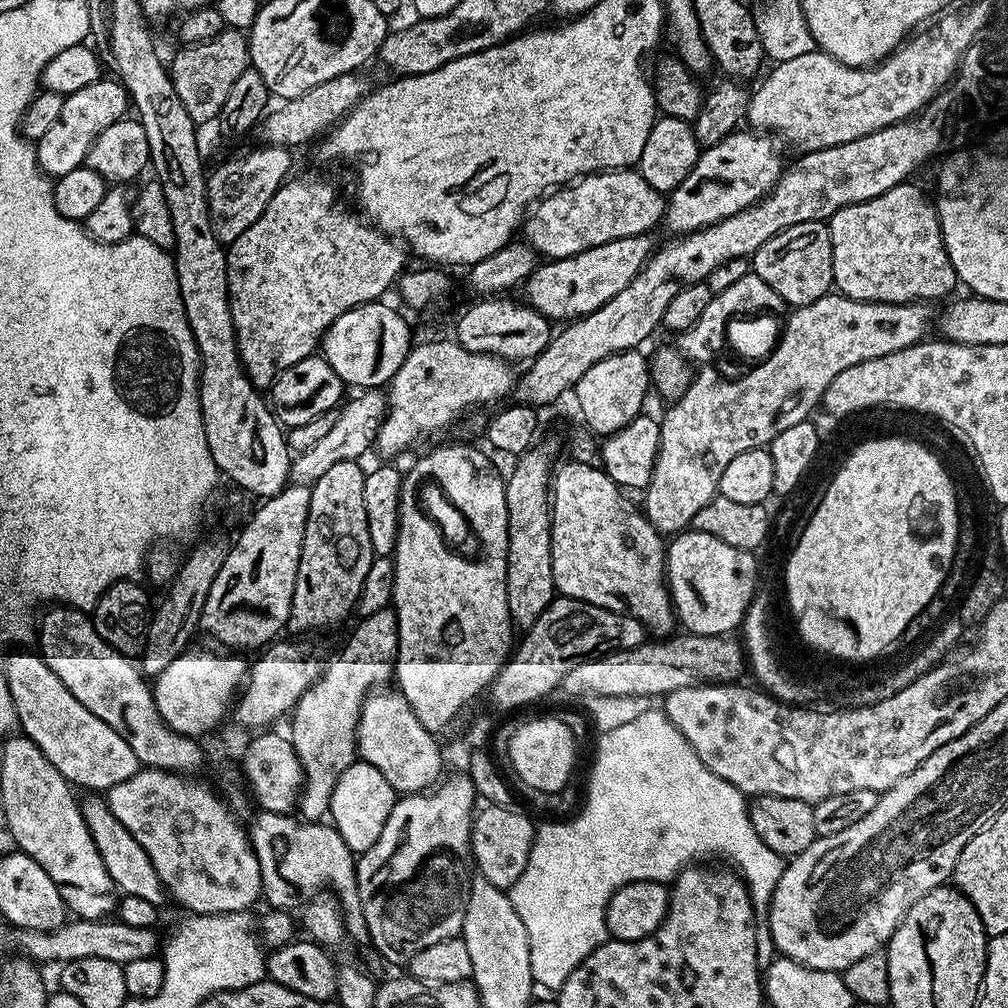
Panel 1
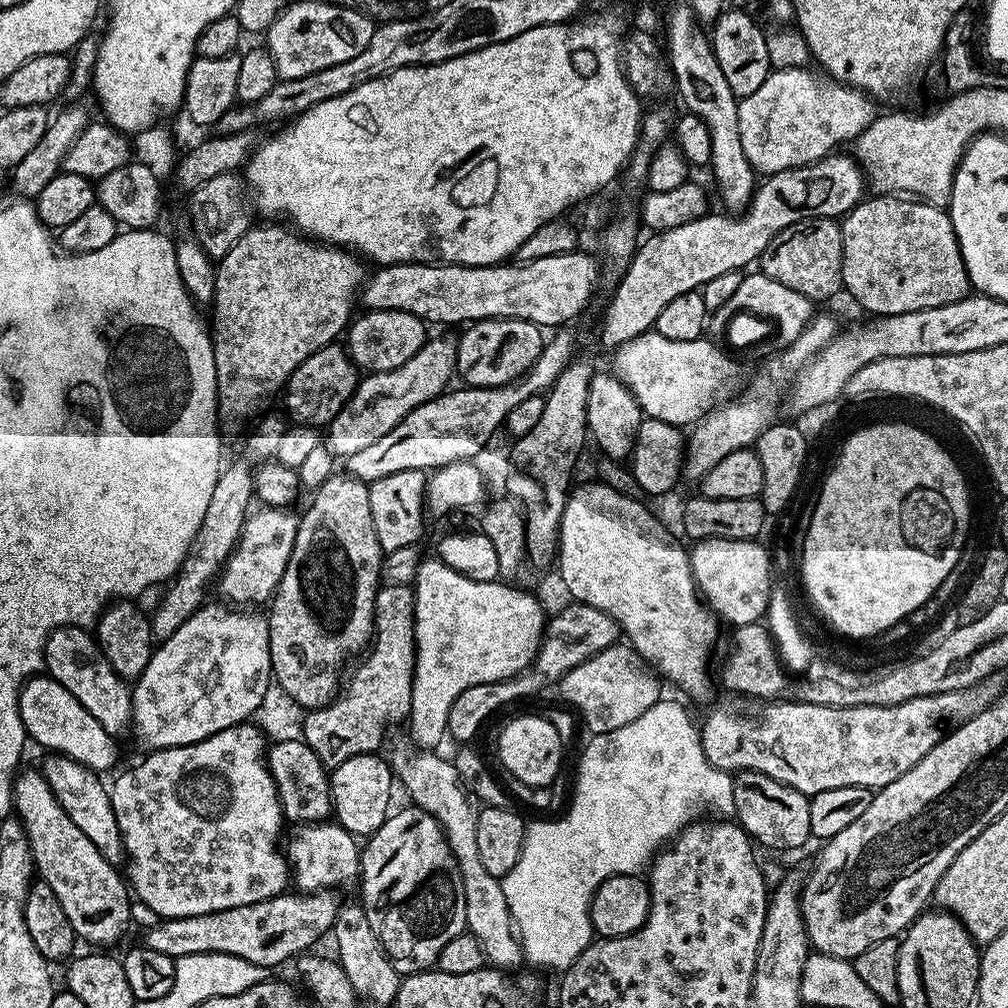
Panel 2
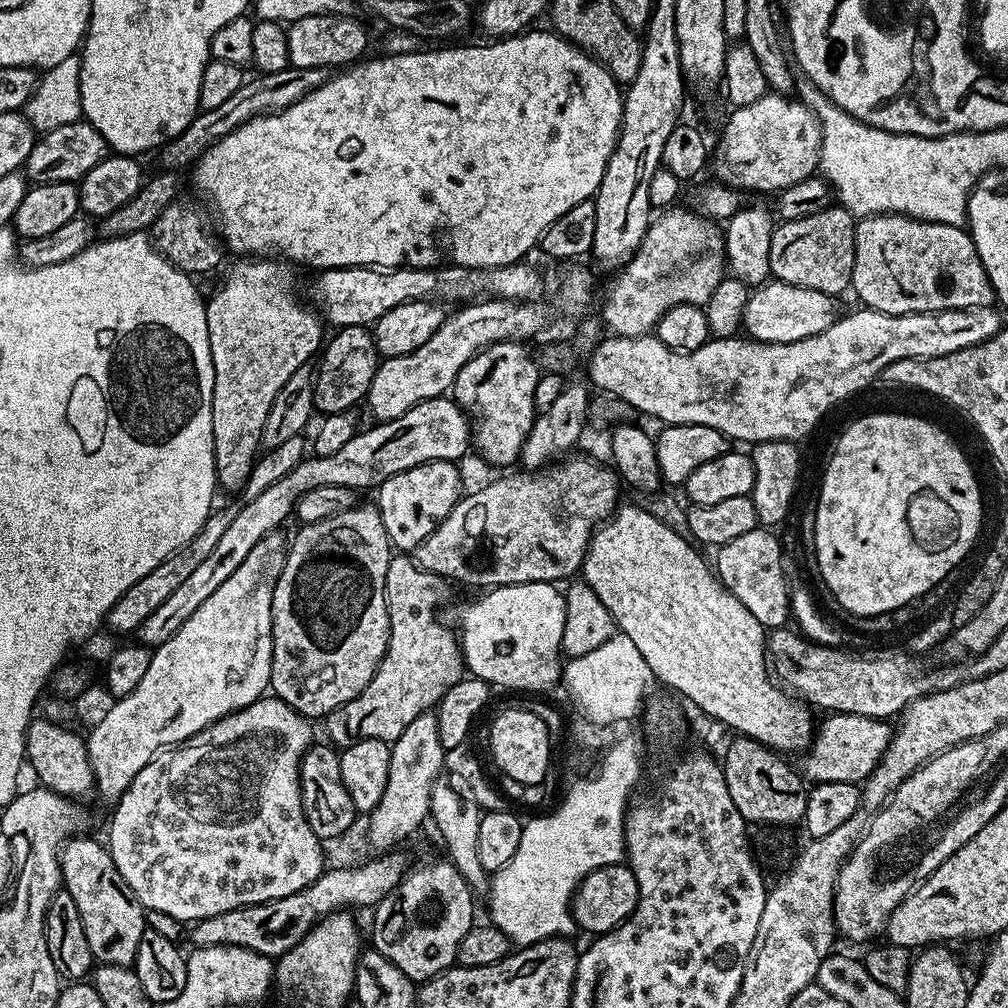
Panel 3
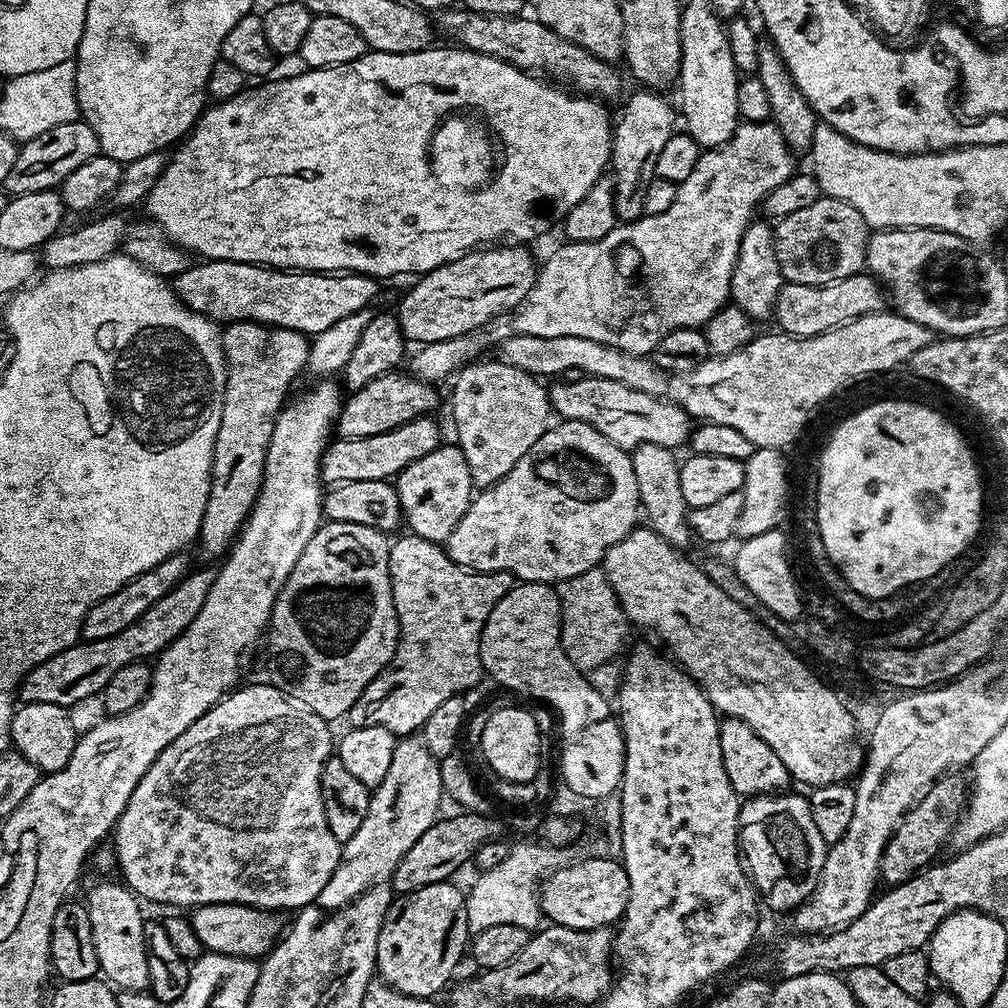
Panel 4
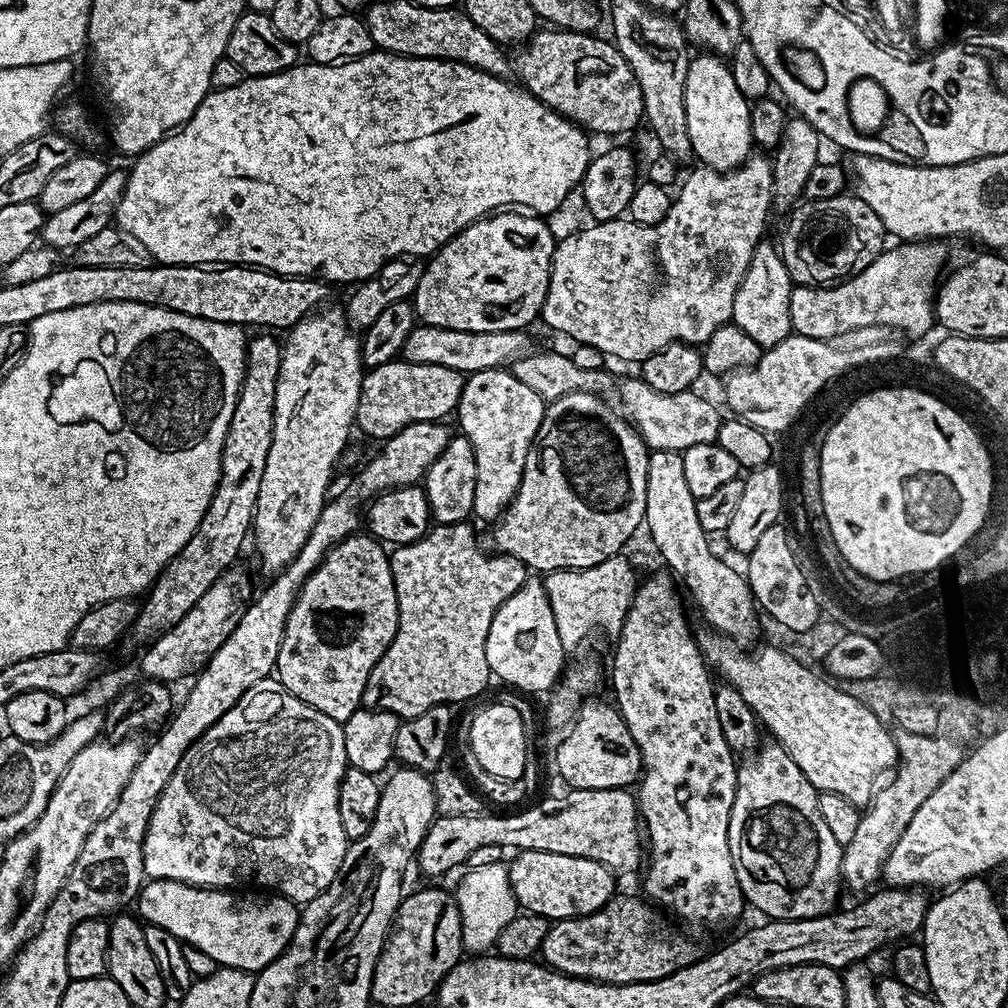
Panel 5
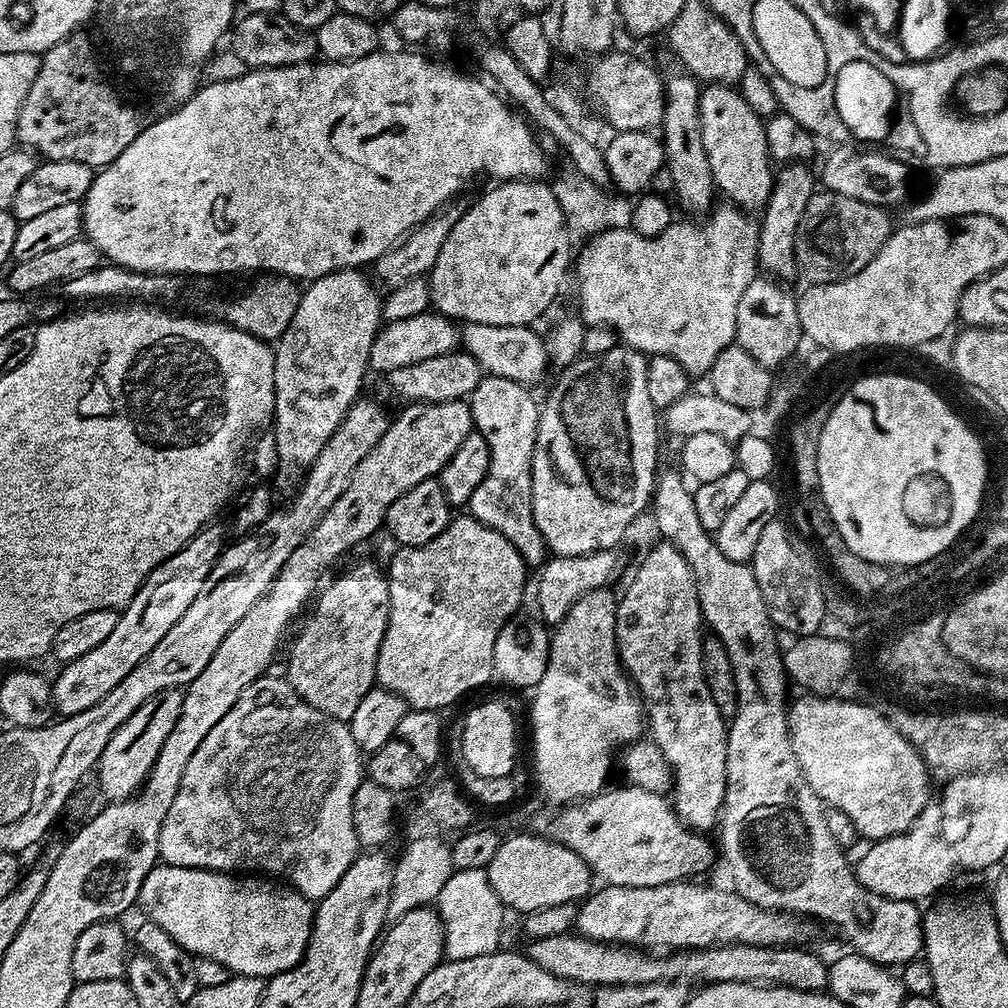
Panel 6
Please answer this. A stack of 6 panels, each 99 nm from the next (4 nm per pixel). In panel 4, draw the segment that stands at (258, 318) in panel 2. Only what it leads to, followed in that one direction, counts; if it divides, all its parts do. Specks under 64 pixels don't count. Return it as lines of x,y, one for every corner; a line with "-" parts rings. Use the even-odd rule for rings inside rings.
253,320
229,323
223,329
222,339
226,366
222,422
218,422
212,451
210,494
198,537
198,545
206,555
220,557
236,543
248,523
252,507
256,505
276,419
289,399
288,387
295,382
300,371
305,371
310,343
303,332
255,324

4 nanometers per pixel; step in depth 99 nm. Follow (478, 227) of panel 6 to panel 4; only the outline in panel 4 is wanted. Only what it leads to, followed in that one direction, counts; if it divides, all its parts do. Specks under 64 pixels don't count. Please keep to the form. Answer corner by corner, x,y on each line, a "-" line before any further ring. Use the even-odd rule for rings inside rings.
481,246
465,253
464,256
459,256
449,264
439,264
434,270
423,273
417,279
420,281
400,300
398,319
400,329
404,331
405,341
417,340
415,343
423,346
453,340
483,329
493,320
499,320
501,316
513,312
523,302
526,294
530,294
534,286
537,271
537,262
532,259
529,249
524,246

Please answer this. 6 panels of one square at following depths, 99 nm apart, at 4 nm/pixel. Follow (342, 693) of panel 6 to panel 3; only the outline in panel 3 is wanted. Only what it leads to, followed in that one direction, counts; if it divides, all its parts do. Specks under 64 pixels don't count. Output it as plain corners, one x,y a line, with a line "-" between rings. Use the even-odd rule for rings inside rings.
372,502
363,504
334,514
322,522
303,525
299,529
301,532
293,540
291,537
284,569
274,586
274,598
272,599
272,682
270,688
276,699
281,700
283,704
289,704
293,710
305,718
313,718
312,716
326,718
330,713
337,712
346,702
358,698
358,694
362,694
362,690
366,690
370,678
374,678
390,642
390,614
386,606
384,587
386,586
386,570
392,561
394,549
392,543
388,541
386,526
382,526
380,509

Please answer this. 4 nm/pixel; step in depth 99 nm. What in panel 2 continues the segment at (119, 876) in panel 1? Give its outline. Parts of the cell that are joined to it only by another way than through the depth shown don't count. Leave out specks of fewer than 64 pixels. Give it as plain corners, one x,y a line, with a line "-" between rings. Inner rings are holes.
59,754
45,755
42,771
50,786
52,793
58,798
60,805
66,814
70,814
70,822
78,826
78,830
94,843
104,858
112,865
119,867
126,860
124,851
124,836
116,821
114,806
112,805
112,793
103,784
101,777
91,768
74,762
69,756

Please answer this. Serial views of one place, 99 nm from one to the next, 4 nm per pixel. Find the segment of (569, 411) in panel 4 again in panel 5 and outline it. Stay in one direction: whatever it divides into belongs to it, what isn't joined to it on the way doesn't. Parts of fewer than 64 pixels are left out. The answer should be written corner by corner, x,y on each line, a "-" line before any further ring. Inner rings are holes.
534,350
526,358
514,362
510,371
518,382
530,386
534,394
538,394
551,402
562,398
571,392
593,392
608,402
616,402
619,398
624,403
622,415
637,434
644,439
644,443
652,450
670,450
671,452
684,453
690,446
711,444
715,441
722,423
722,415
704,396
699,396
696,390
679,392
678,394
658,394
658,390
650,390
646,382
635,375
619,380
611,376
604,368
582,370
574,366
571,355
560,352
540,352

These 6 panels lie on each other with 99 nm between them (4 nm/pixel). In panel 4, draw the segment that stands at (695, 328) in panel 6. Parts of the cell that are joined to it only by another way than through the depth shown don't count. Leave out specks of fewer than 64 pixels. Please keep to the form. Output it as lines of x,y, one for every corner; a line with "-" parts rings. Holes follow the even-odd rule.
740,123
734,130
734,134
725,144
701,151
698,162
690,174
690,178
686,178
681,184
676,185
674,202
663,214
658,214
657,216
643,215
638,220
617,223
616,227
609,230
606,235
592,242
564,243
560,249
551,255
548,261
539,265
536,273
536,281
530,290
530,294
526,294
526,298
513,312
509,312
507,316
501,316
499,320
493,320
483,330
477,330
469,335
459,336
453,340
443,340
442,342
434,342
433,344
425,344
417,347
415,349
417,352
412,356
411,375
429,382
441,382
440,380
444,379
447,381
449,377
459,372
465,364
473,359
473,352
478,351
479,348
484,348
487,344
492,343
492,345
495,345
499,341
510,338
511,336
517,336
518,334
534,334
538,338
558,338
559,336
590,338
594,342
602,342
611,348
621,348
623,352
629,352
635,356
647,357
652,349
658,346
658,342
662,342
662,338
666,338
666,334
670,334
670,330
700,328
718,309
729,303
732,295
732,275
734,274
734,266
736,265
736,259
742,246
742,234
746,234
746,230
751,226
758,209
763,205
766,194
770,194
770,190
774,190
774,186
782,186
782,182
786,182
794,175
792,156
793,153
786,146
786,142
782,138
782,134
777,130
775,123

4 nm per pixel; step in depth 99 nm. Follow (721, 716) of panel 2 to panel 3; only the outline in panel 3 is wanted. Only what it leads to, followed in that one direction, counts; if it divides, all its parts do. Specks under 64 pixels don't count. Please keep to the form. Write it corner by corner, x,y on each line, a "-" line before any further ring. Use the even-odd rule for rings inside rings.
828,714
823,717
825,720
819,721
812,737
812,743
808,745
806,751
799,757
798,771
805,781
813,785
825,784
826,782
846,782
847,784
859,785
867,780
868,776
878,766
882,754
888,749
888,743
892,740
894,731
893,725
888,720
875,720
869,716
859,716
858,714

